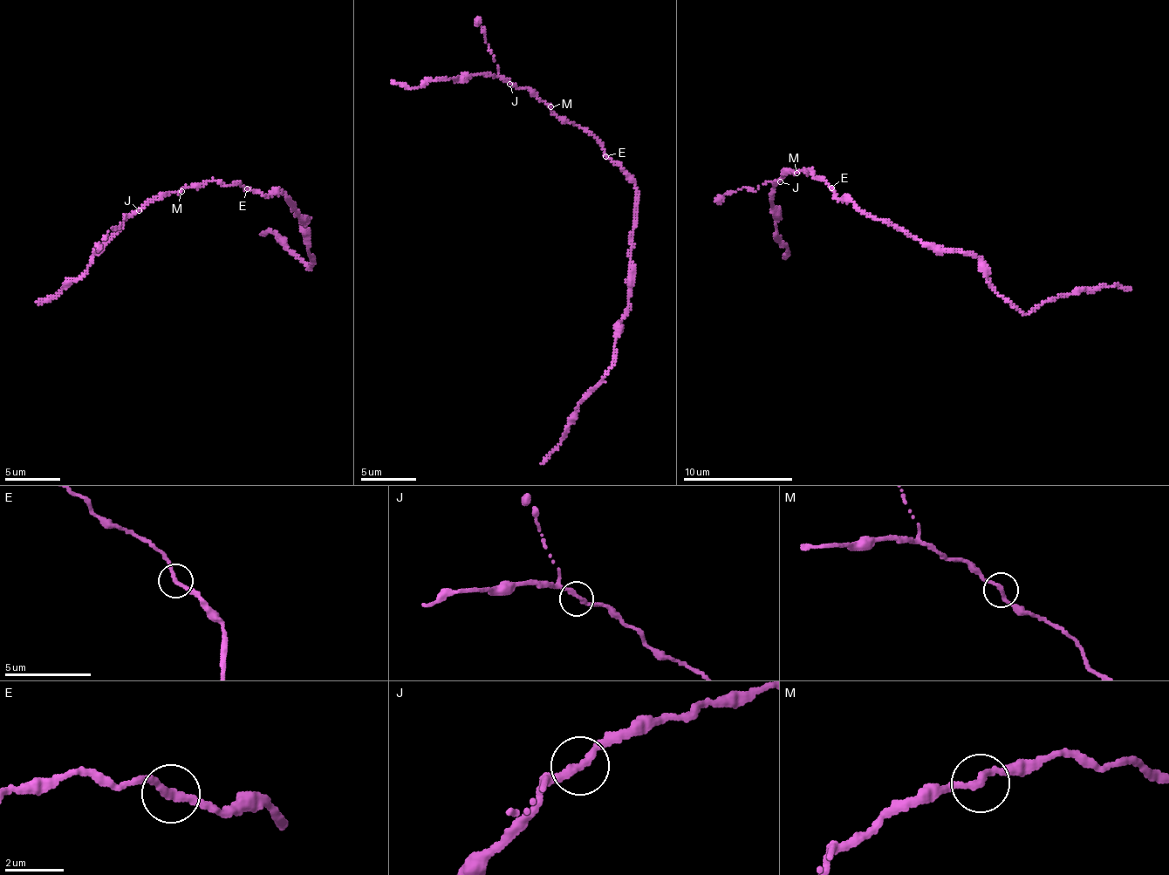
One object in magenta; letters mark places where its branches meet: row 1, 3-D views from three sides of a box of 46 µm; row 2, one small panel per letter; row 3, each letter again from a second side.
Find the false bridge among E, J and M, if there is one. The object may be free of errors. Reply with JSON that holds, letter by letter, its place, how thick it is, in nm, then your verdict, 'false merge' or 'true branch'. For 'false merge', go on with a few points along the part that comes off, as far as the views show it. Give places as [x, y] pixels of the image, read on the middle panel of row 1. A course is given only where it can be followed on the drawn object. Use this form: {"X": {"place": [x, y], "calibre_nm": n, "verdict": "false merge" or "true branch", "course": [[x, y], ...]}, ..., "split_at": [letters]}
{"E": {"place": [605, 156], "calibre_nm": 280, "verdict": "true branch"}, "J": {"place": [509, 84], "calibre_nm": 280, "verdict": "true branch"}, "M": {"place": [550, 106], "calibre_nm": 260, "verdict": "true branch"}, "split_at": []}

